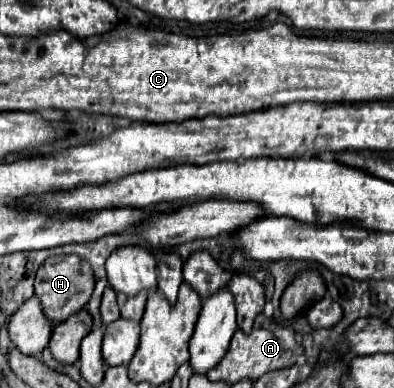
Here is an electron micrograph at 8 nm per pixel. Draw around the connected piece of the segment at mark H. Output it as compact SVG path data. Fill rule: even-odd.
M58 255L58 257L50 257L46 259L38 273L36 273L36 297L42 303L42 309L46 313L48 319L56 319L56 321L64 321L70 315L78 313L90 299L92 291L94 291L94 273L92 267L82 261L76 255Z

